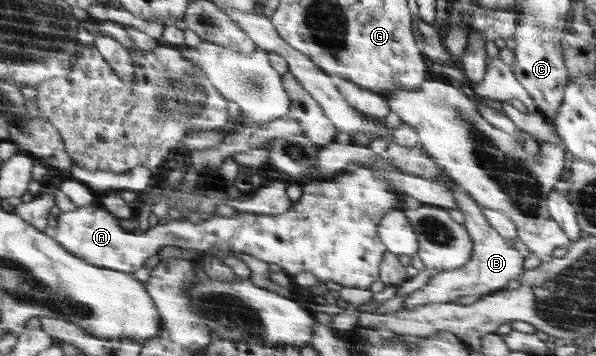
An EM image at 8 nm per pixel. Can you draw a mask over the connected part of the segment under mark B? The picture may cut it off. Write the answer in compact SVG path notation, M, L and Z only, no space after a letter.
M461 186L448 188L456 197L457 209L465 216L464 226L473 241L473 251L470 260L463 267L456 270L440 270L439 273L429 278L423 287L405 296L403 308L411 309L425 304L441 304L457 300L465 295L485 296L503 289L509 281L520 279L523 273L525 257L507 244L489 224L483 215L482 205L477 203Z

